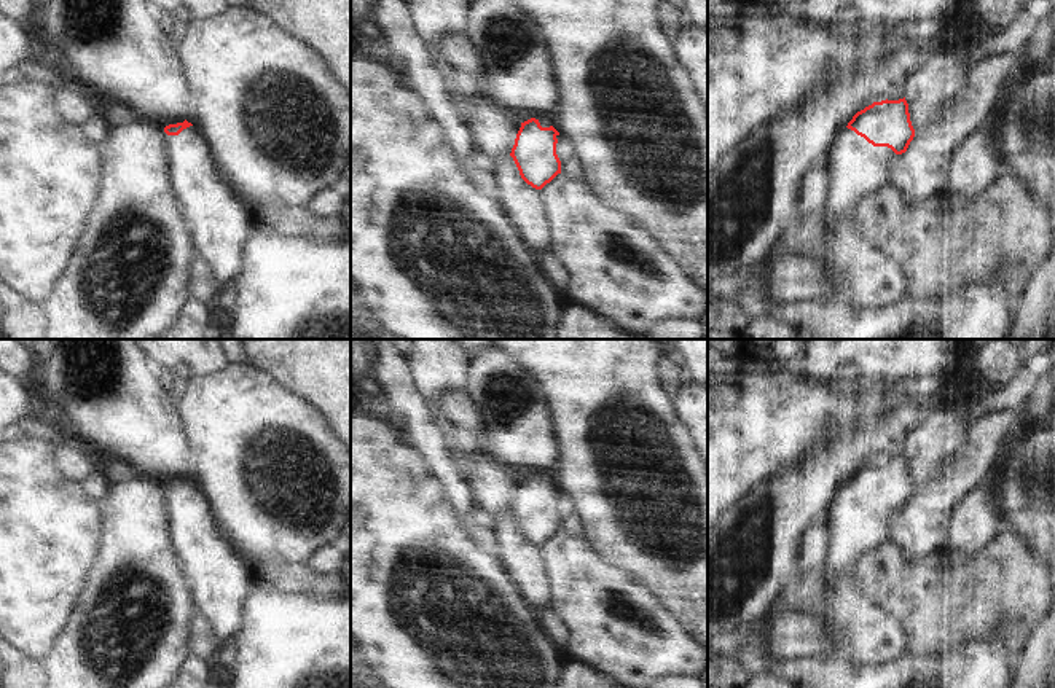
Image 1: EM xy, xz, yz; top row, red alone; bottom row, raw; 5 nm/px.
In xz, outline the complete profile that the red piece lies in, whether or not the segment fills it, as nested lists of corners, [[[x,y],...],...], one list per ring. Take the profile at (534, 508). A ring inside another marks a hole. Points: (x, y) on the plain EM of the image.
[[[531,475],[521,479],[510,513],[521,535],[535,546],[542,546],[558,530],[561,518],[556,511],[559,489],[551,475]]]

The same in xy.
[[[188,479],[169,481],[171,540],[183,562],[198,613],[218,643],[231,642],[241,629],[242,602],[257,580],[253,565],[222,535],[206,495]]]

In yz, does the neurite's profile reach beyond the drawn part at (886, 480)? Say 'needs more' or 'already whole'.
needs more

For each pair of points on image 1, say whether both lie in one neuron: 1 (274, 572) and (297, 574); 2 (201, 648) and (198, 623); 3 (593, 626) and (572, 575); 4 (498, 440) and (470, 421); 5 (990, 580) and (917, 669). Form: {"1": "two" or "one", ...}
{"1": "one", "2": "one", "3": "one", "4": "two", "5": "two"}

